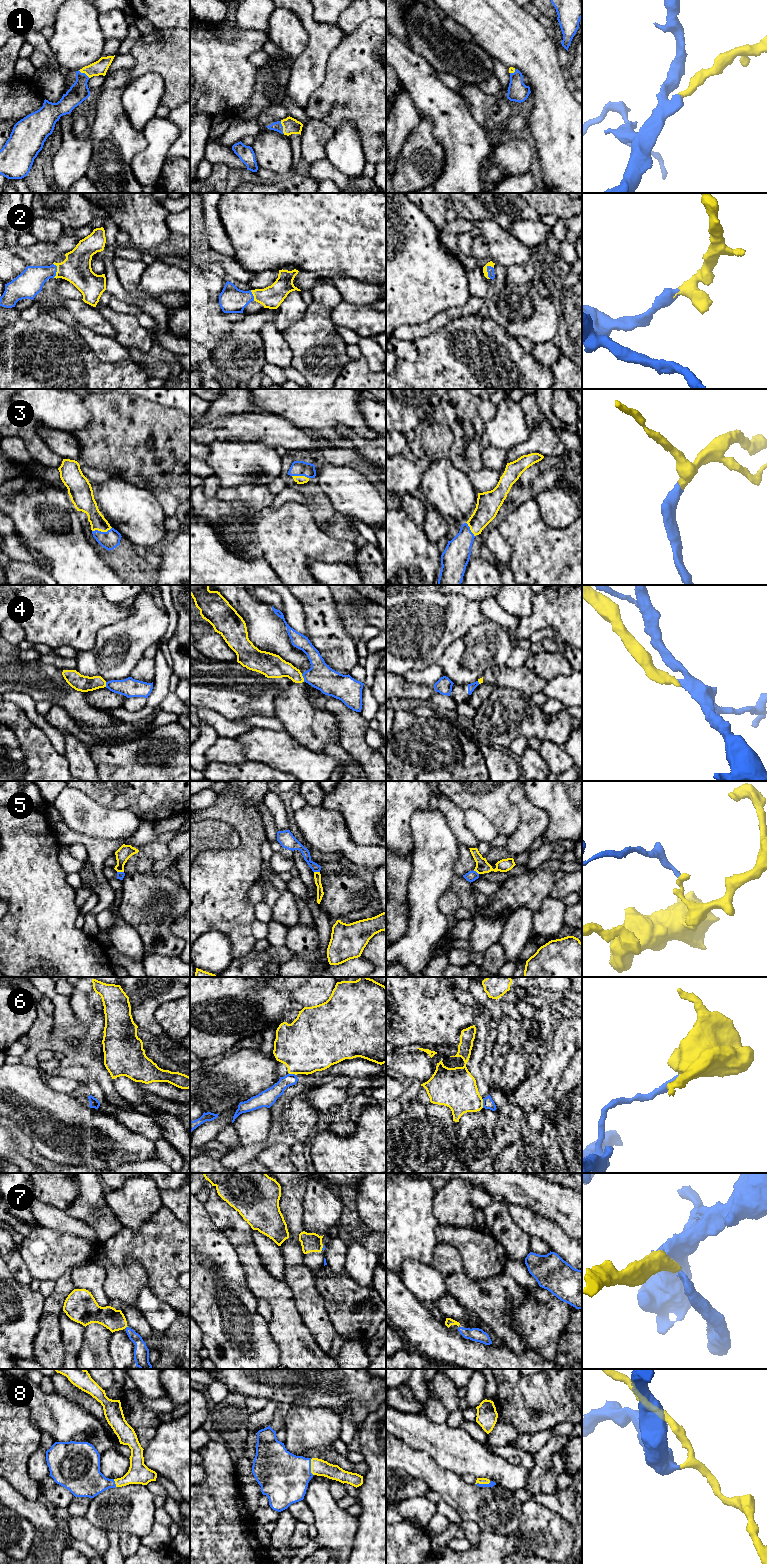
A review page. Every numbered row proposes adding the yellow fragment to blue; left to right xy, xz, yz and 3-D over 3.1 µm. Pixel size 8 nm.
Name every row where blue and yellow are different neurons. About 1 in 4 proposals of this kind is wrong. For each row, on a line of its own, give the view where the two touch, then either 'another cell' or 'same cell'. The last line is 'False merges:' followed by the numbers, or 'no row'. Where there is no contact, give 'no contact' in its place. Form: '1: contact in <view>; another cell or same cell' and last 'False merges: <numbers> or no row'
1: contact in xz; same cell
2: contact in yz; same cell
3: contact in xy; same cell
4: contact in xz; another cell
5: contact in xz; another cell
6: contact in yz; another cell
7: contact in xz; same cell
8: contact in xz; same cell
False merges: 4, 5, 6

